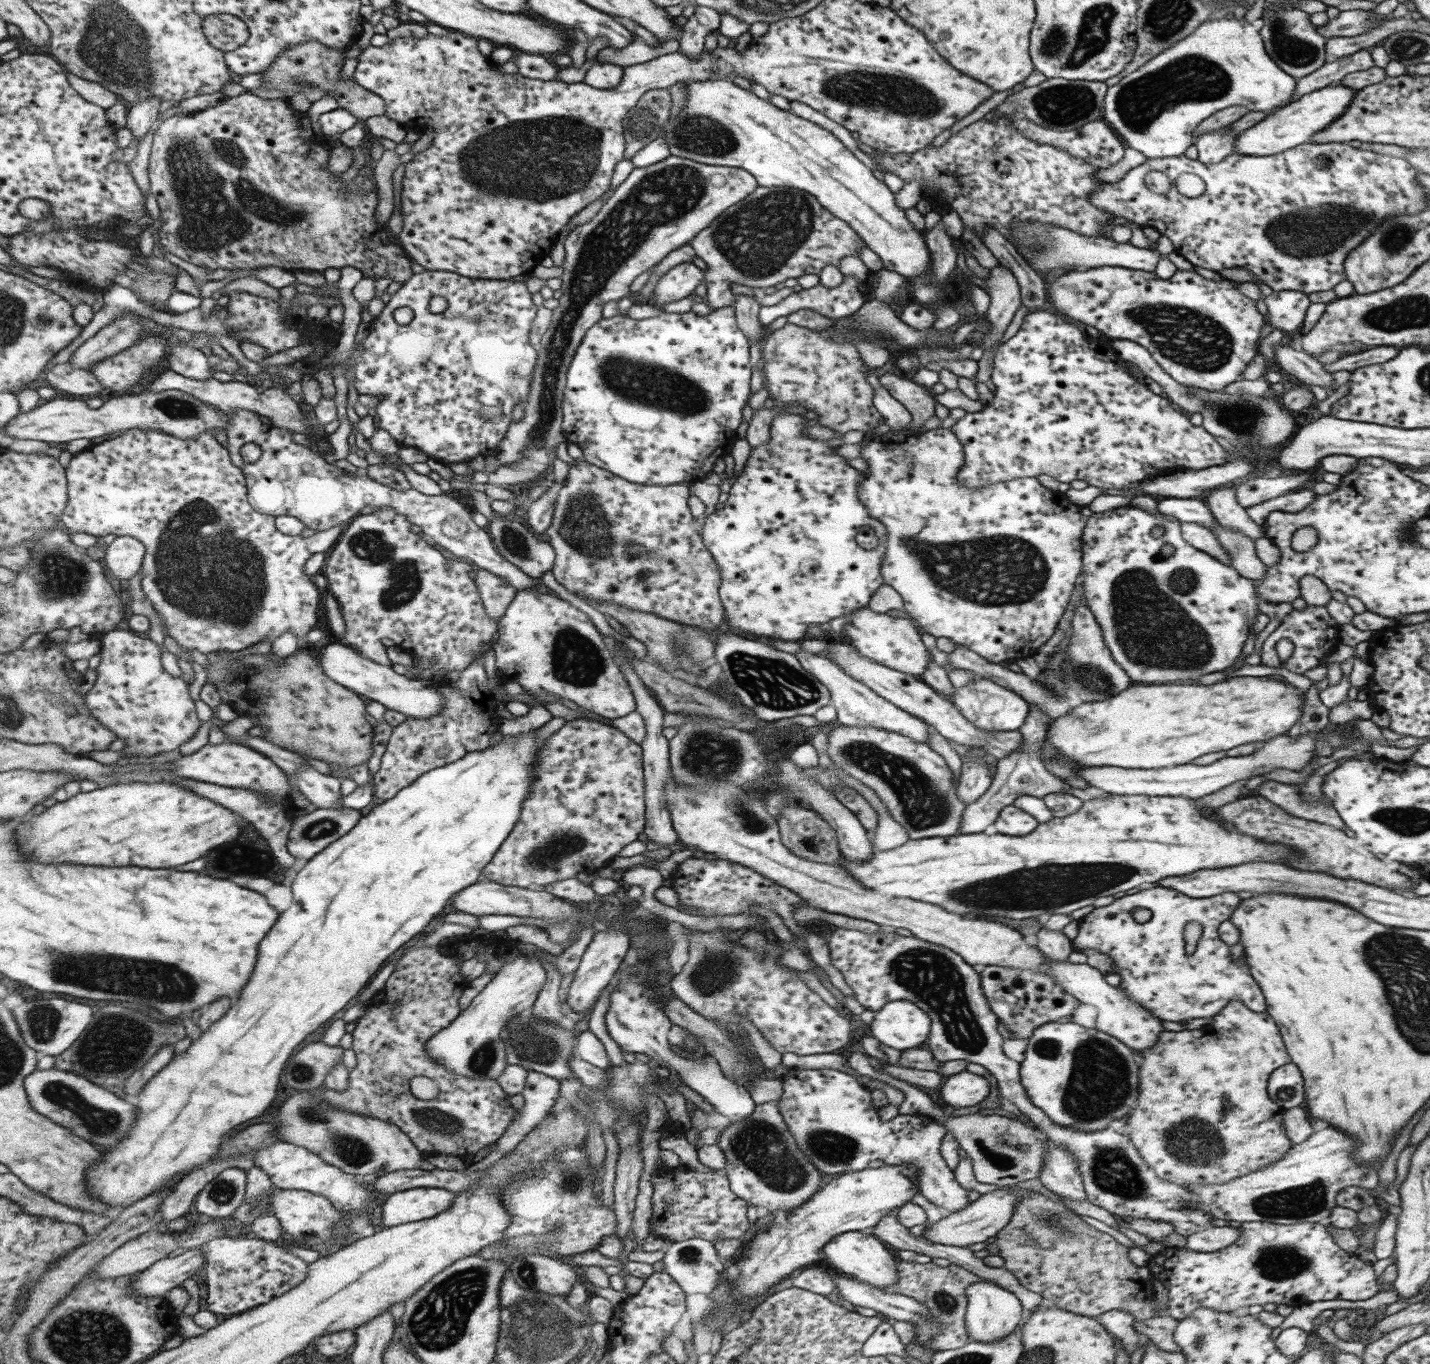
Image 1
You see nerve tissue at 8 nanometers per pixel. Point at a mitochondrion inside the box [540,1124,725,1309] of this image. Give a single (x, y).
(566, 1181)

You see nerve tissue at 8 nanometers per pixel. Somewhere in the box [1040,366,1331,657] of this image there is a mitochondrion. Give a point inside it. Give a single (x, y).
(1242, 417)

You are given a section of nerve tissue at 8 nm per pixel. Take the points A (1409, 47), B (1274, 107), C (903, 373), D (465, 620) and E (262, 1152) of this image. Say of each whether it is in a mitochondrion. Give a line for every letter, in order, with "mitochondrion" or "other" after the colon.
A: mitochondrion
B: other
C: other
D: other
E: other

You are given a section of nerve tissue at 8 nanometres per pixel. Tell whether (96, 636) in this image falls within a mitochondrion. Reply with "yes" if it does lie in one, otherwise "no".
no

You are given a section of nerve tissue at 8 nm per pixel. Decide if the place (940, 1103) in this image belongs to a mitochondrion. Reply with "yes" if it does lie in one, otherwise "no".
no

